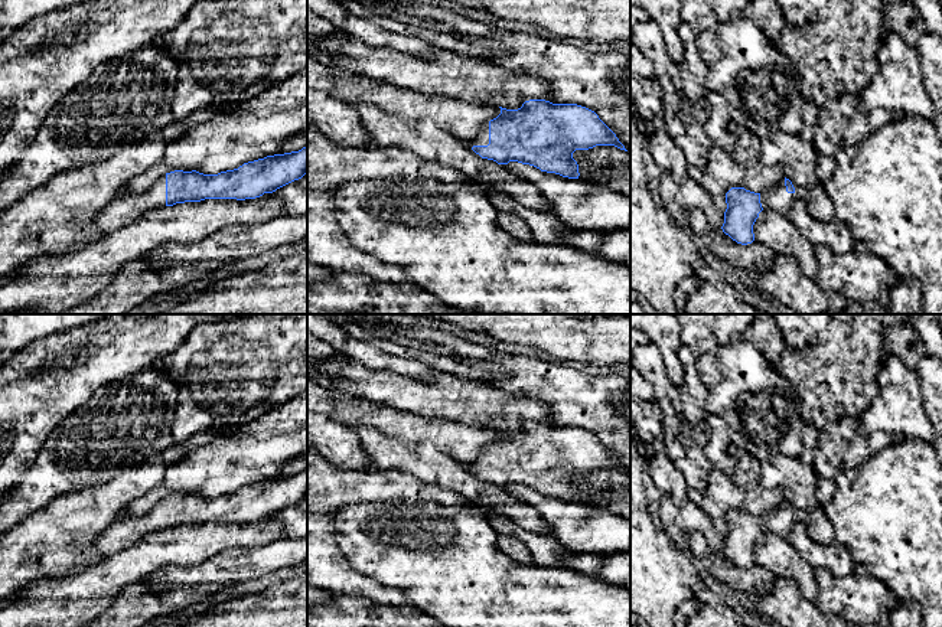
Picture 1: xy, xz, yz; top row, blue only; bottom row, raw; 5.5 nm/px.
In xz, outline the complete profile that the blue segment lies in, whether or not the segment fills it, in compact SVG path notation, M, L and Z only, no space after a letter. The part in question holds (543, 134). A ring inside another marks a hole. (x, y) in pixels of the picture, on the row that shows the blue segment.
M529 99L518 110L499 108L501 114L482 125L473 140L466 141L482 159L493 160L498 164L518 161L534 166L541 172L578 179L578 164L573 159L576 150L589 150L596 146L615 146L628 151L599 115L586 107Z

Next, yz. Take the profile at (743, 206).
M782 177L762 195L744 187L731 187L726 193L727 209L721 229L737 244L752 244L754 241L753 225L763 209L791 216L796 200L795 187L786 177Z

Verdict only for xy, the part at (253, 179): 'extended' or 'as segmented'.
extended

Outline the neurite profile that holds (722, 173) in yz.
M713 146L707 166L704 169L688 166L688 177L695 180L705 192L708 192L716 206L721 212L726 212L726 193L731 187L741 187L744 173L731 157L730 150Z

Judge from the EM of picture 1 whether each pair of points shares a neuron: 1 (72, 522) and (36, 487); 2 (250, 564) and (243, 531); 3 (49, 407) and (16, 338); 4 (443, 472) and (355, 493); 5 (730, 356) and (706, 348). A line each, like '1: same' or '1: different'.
1: different
2: different
3: different
4: different
5: different

